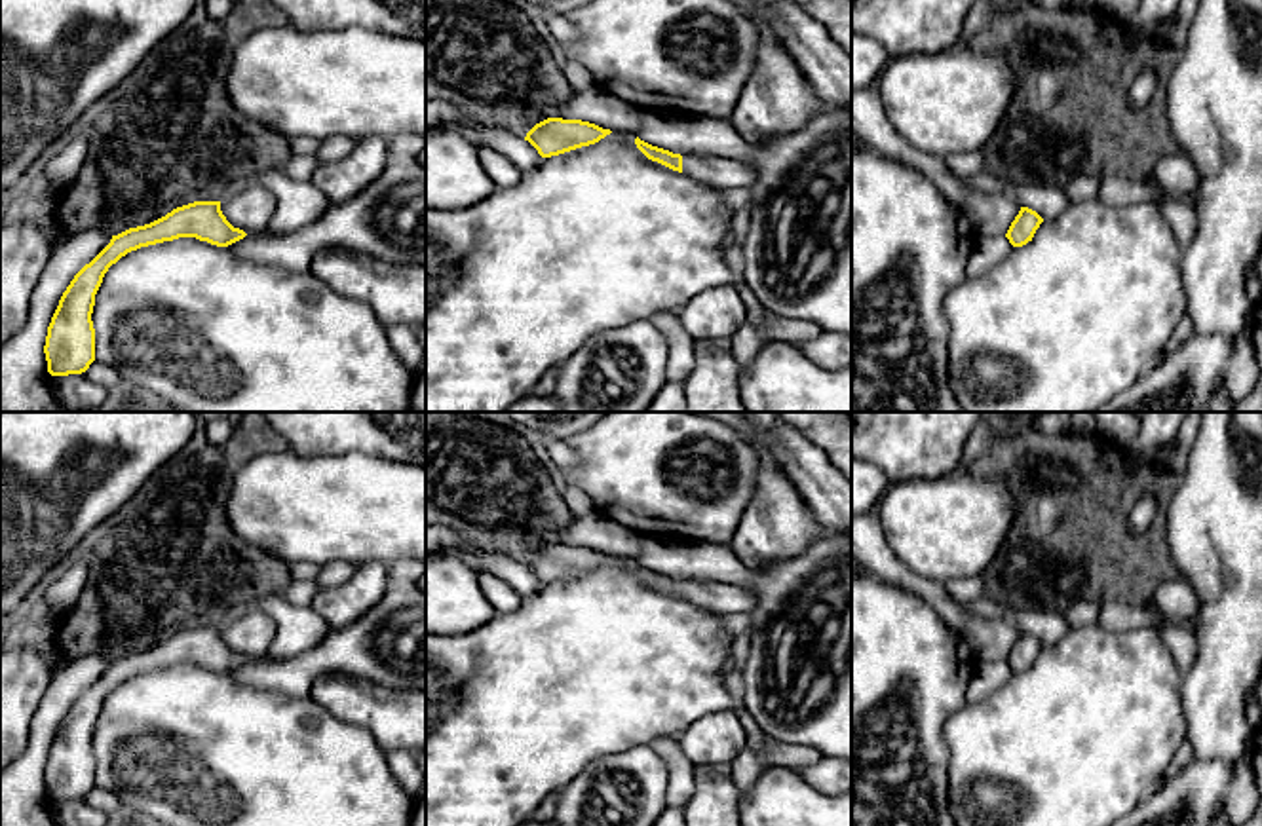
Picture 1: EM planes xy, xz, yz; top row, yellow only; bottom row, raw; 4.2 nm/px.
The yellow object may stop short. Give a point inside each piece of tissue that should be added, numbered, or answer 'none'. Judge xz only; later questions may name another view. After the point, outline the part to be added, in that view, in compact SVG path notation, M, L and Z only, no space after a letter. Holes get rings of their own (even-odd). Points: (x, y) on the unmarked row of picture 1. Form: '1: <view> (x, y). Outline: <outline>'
1: xz (730, 600). Outline: M682 581L682 598L715 613L741 619L755 606L755 596L734 585Z

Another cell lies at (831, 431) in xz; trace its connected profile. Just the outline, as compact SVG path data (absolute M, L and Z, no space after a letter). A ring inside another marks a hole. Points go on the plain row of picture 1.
M779 412L779 418L823 448L851 479L851 412Z

